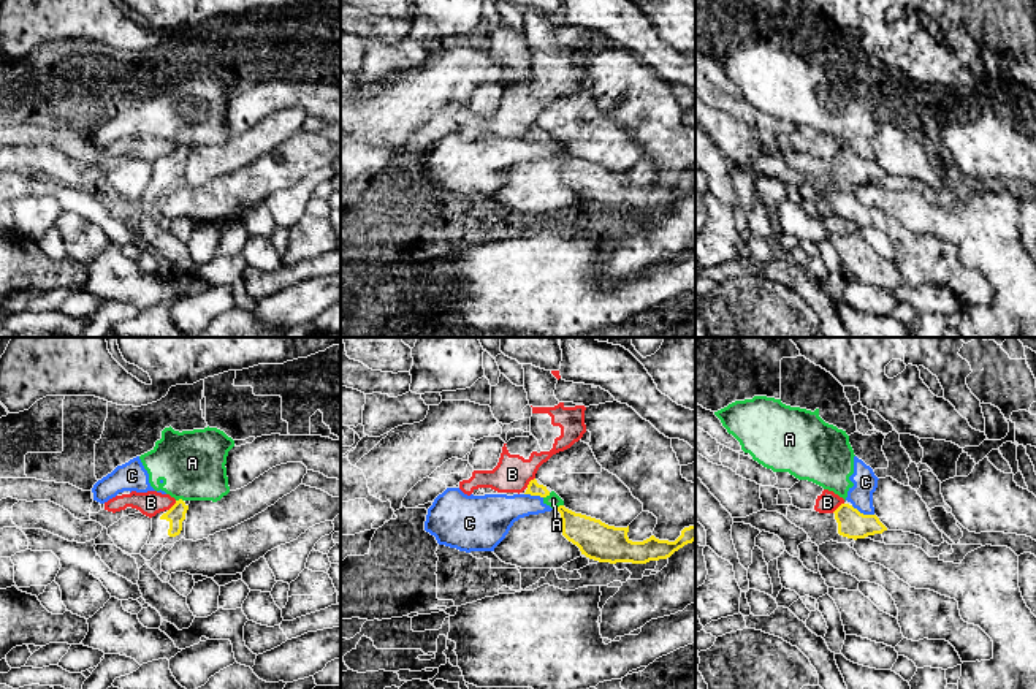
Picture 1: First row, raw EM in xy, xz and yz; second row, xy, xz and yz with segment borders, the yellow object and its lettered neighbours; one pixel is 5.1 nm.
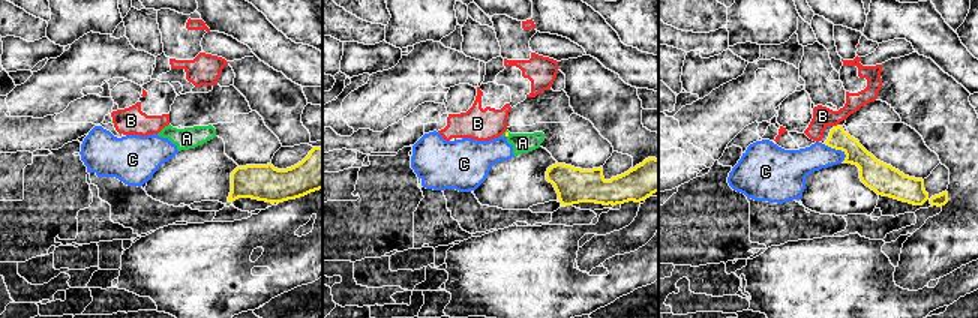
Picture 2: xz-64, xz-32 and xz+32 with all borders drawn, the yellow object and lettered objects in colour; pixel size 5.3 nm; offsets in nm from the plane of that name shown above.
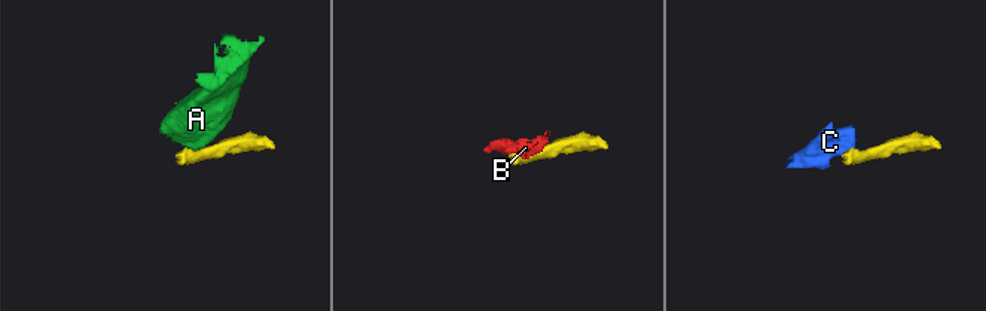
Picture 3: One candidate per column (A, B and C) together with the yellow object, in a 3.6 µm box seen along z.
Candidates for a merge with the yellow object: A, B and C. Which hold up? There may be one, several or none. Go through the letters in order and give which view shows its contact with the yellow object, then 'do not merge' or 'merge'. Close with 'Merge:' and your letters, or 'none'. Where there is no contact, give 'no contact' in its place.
A: xz | do not merge
B: xz | do not merge
C: yz | do not merge
Merge: none

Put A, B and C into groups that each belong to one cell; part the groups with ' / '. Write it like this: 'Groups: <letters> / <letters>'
Groups: A C / B

